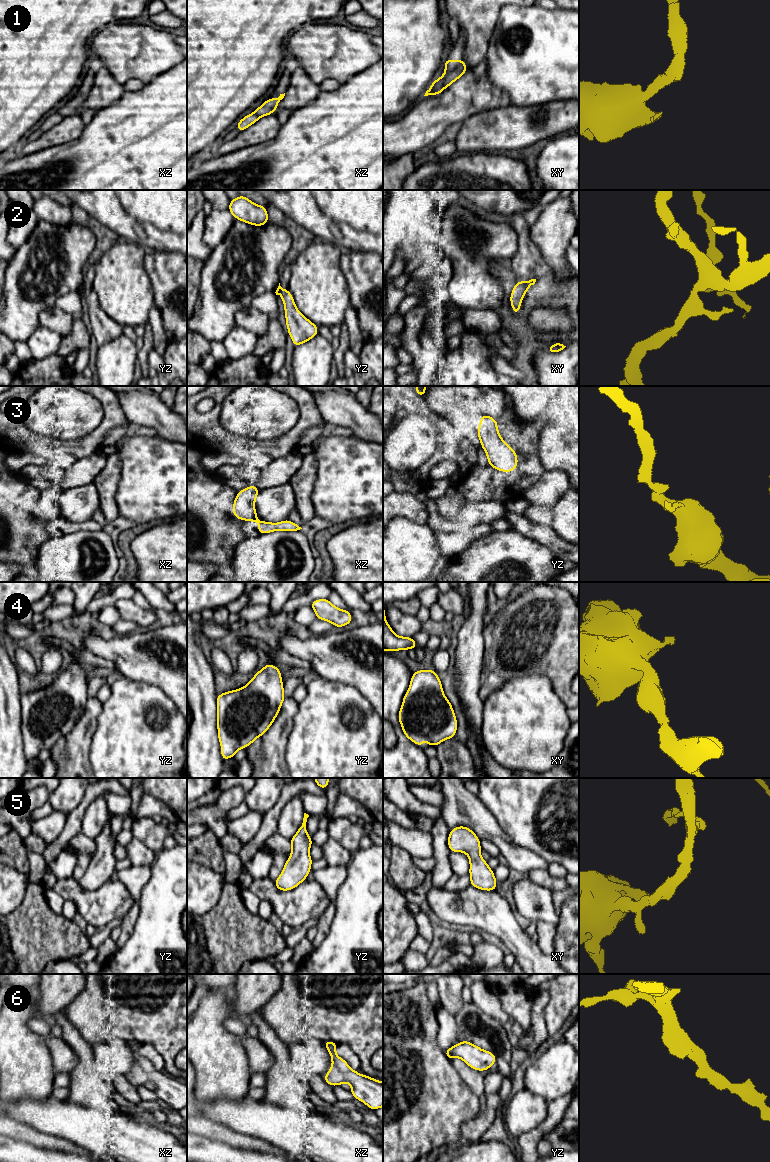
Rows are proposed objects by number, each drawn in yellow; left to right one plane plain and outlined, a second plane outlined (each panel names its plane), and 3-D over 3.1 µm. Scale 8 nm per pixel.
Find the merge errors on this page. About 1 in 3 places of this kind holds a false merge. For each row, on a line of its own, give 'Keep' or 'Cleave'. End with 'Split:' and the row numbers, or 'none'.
1: Cleave
2: Keep
3: Keep
4: Keep
5: Keep
6: Keep
Split: 1

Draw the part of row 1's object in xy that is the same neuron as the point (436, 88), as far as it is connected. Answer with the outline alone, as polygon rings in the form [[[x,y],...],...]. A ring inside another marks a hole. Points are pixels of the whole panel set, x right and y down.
[[[445,58],[444,74],[439,79],[434,80],[434,82],[431,84],[431,86],[426,91],[424,96],[441,94],[444,90],[443,83],[444,83],[445,78],[461,63],[461,61],[462,61],[462,59],[448,60],[447,58]]]

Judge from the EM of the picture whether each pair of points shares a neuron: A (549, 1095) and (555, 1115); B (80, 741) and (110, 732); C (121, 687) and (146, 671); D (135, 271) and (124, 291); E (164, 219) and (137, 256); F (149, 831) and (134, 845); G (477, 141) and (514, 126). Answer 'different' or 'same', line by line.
A: different
B: different
C: different
D: same
E: different
F: different
G: same

